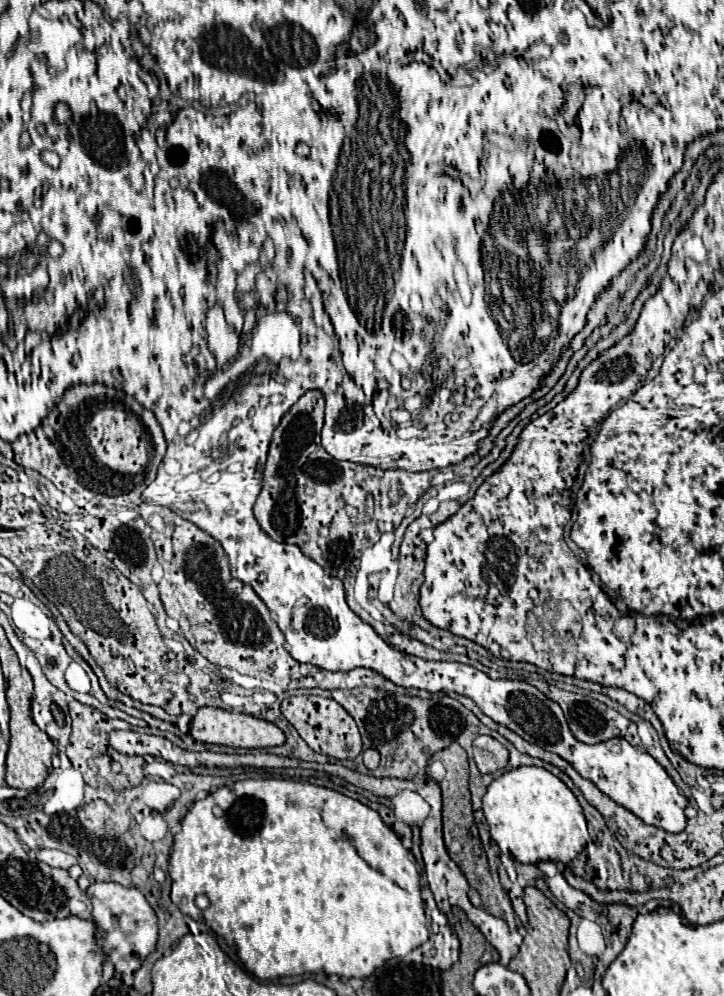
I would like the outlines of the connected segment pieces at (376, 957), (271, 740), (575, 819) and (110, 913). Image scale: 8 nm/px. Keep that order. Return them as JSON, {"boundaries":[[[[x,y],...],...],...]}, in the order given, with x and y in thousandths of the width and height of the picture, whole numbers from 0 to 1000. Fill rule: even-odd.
{"boundaries":[[[[377,780],[331,783],[331,785],[326,785],[326,787],[318,791],[318,797],[312,797],[312,803],[301,803],[301,801],[296,801],[296,797],[287,797],[282,803],[268,805],[268,807],[265,807],[265,811],[260,813],[257,821],[251,823],[251,831],[249,831],[249,835],[240,839],[240,853],[238,853],[238,859],[235,859],[233,880],[238,882],[238,906],[249,912],[249,916],[251,916],[251,918],[257,918],[257,920],[262,920],[262,922],[268,922],[268,924],[273,924],[273,926],[287,928],[287,930],[290,930],[290,932],[293,932],[301,940],[307,940],[307,942],[312,944],[312,948],[315,948],[315,950],[318,950],[318,952],[329,958],[329,962],[334,964],[337,972],[340,972],[343,976],[348,976],[351,980],[356,980],[359,984],[373,984],[373,982],[384,982],[384,980],[439,978],[439,976],[445,976],[445,974],[448,974],[450,978],[467,978],[467,980],[472,980],[472,982],[508,982],[508,980],[511,980],[519,972],[530,970],[530,966],[536,966],[539,962],[561,960],[564,956],[569,956],[572,952],[577,952],[580,948],[586,948],[586,946],[591,944],[591,931],[588,928],[588,920],[586,920],[586,906],[583,906],[581,900],[580,877],[566,861],[569,861],[569,859],[566,859],[566,855],[555,849],[552,841],[547,841],[547,837],[541,835],[541,831],[536,831],[536,829],[528,825],[525,817],[522,817],[522,815],[517,815],[517,813],[511,813],[508,809],[497,807],[494,803],[486,803],[486,801],[481,801],[481,799],[470,797],[470,795],[461,795],[461,793],[453,793],[453,791],[445,791],[445,789],[436,789],[417,783]],[[273,898],[285,898],[285,900],[287,900],[290,910],[287,910],[285,914],[276,914],[276,912],[268,908],[268,902],[271,902]]],[[[276,711],[262,727],[262,737],[268,743],[282,747],[309,747],[320,751],[376,751],[395,745],[392,735],[381,727],[345,717],[315,715],[307,711]]],[[[721,769],[688,779],[674,789],[666,813],[688,851],[721,867],[754,863],[785,867],[815,843],[796,799],[773,781],[743,769]]],[[[127,886],[124,892],[119,894],[122,902],[127,904],[127,926],[135,932],[138,940],[138,952],[141,958],[146,960],[149,966],[157,968],[163,978],[182,978],[193,972],[196,964],[213,954],[218,946],[218,924],[199,902],[199,898],[180,890],[169,890],[160,886]]]]}

